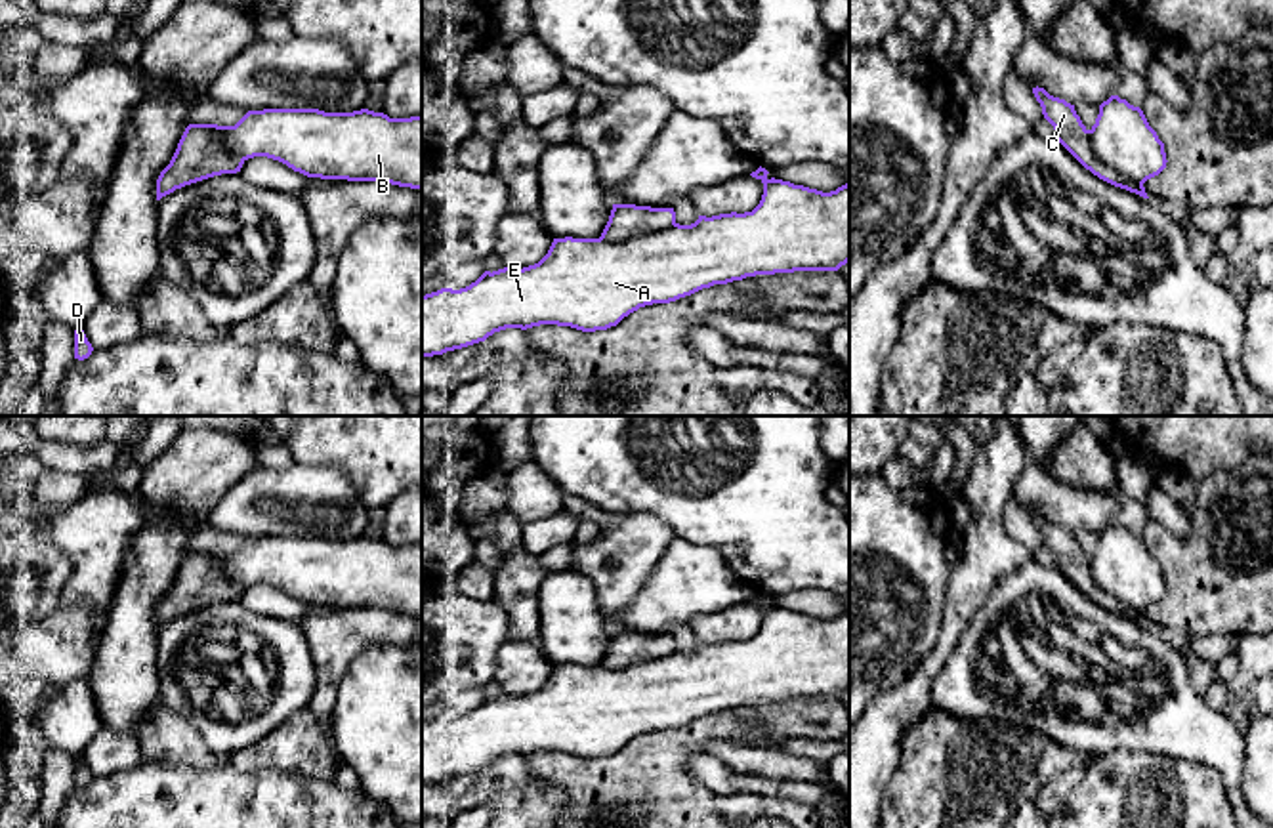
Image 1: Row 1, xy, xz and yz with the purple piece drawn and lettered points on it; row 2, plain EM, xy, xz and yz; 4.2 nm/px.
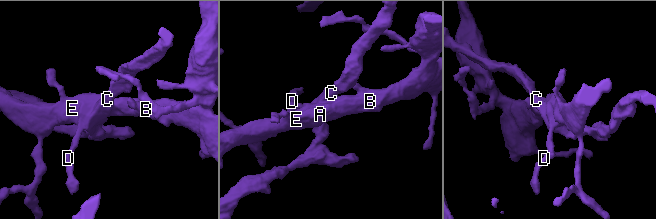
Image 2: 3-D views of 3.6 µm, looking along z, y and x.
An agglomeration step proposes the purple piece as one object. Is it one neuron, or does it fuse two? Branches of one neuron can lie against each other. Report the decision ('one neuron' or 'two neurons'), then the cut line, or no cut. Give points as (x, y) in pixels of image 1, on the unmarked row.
two neurons; cut xz (674, 649), (663, 657), (623, 668), (600, 664)

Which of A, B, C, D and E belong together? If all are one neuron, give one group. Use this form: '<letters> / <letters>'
A B D E / C

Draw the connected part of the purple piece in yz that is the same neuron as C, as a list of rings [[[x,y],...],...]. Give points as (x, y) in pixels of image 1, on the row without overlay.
[[[1038,513],[1033,515],[1033,521],[1042,534],[1044,546],[1055,557],[1055,569],[1059,569],[1086,597],[1115,614],[1149,626],[1143,612],[1136,612],[1122,605],[1092,580],[1090,557],[1082,551],[1075,532],[1050,523],[1044,515]]]

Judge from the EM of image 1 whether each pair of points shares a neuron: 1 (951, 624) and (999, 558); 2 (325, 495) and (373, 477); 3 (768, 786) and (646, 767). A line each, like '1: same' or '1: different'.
1: same
2: different
3: different

